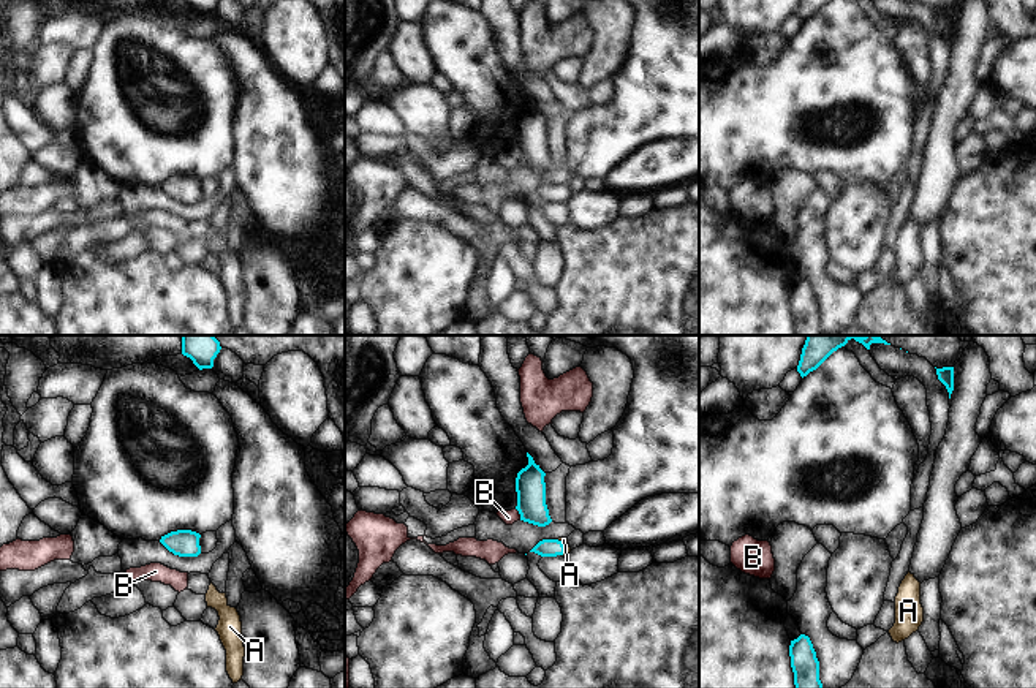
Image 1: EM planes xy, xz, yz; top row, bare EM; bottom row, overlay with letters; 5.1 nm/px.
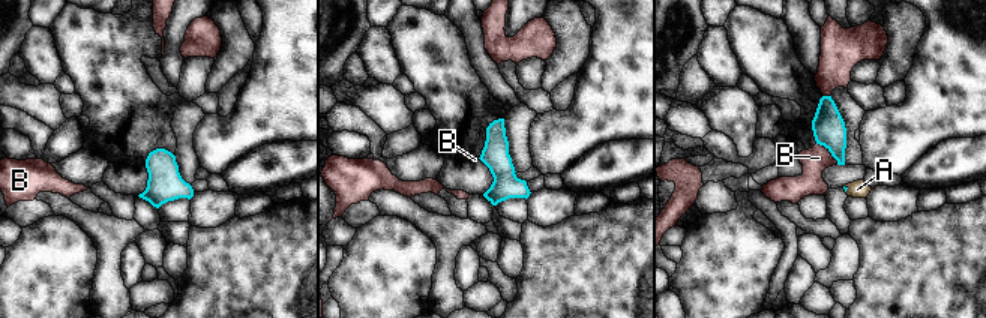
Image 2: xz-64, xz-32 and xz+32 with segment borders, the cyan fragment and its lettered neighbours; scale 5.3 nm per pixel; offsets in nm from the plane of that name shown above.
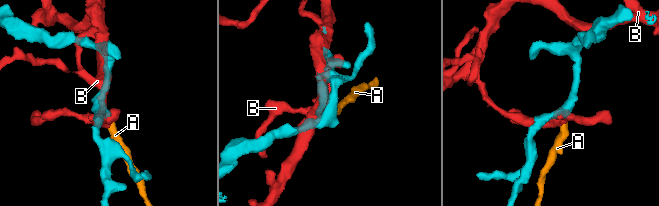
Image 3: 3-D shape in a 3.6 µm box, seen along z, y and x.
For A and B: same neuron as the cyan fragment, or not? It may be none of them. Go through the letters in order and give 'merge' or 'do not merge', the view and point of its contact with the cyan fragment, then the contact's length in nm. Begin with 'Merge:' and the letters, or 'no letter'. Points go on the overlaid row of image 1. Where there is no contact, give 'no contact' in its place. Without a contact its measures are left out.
Merge: A
A: merge; meets cyan in xz at (563, 548); contact 90 nm long
B: do not merge; meets cyan in xz at (519, 513); contact 70 nm long

